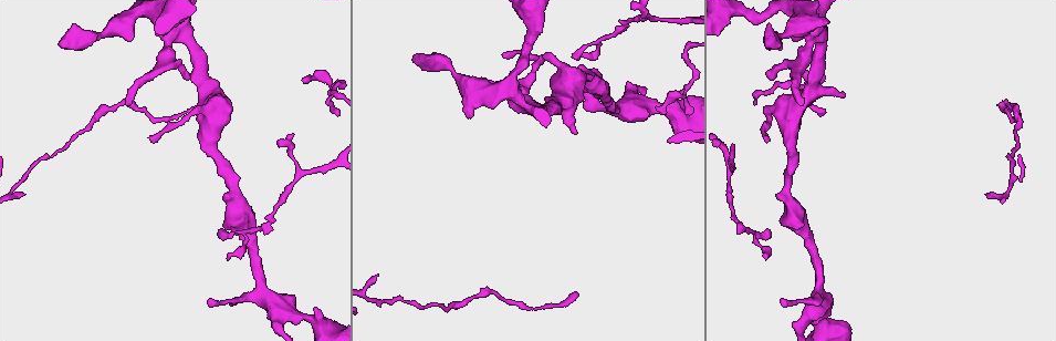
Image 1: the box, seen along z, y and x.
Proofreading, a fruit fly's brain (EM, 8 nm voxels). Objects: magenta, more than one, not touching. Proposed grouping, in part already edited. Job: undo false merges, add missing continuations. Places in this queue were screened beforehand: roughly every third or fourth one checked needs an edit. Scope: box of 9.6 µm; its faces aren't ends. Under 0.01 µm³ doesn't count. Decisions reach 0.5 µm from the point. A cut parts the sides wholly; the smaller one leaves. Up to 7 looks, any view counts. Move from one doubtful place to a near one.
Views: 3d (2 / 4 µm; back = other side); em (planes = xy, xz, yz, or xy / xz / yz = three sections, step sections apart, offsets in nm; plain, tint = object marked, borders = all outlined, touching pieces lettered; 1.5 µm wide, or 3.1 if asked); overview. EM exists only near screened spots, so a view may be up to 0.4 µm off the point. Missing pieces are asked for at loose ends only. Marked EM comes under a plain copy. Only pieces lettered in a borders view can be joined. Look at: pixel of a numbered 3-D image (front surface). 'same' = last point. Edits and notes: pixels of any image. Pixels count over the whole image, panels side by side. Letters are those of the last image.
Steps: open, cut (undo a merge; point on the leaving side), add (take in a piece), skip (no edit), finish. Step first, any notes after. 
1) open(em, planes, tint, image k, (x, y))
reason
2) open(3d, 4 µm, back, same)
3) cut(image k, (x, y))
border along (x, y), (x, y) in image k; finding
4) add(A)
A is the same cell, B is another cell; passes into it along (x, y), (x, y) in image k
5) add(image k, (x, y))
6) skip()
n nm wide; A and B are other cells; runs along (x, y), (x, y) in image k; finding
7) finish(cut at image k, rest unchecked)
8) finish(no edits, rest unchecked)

open(3d, 2 µm, image 1, (986, 196))
end of a long branch

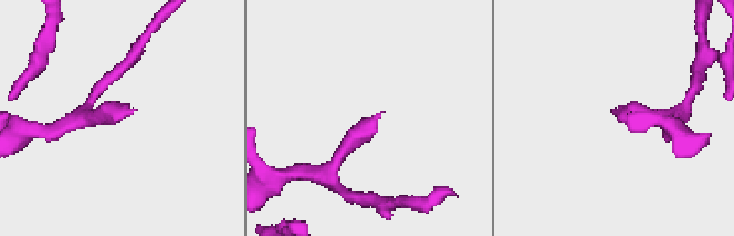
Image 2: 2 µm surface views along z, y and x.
open(em, xz, step 4, tint, image 2, (132, 110))
shape alone is not enough

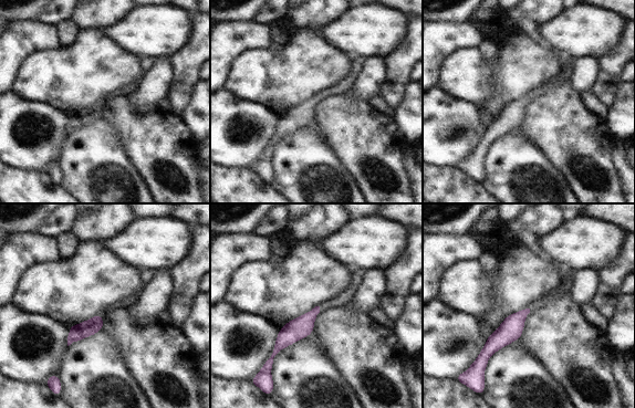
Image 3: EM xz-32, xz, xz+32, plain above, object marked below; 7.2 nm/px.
open(em, planes, borders, same)
cut it another way

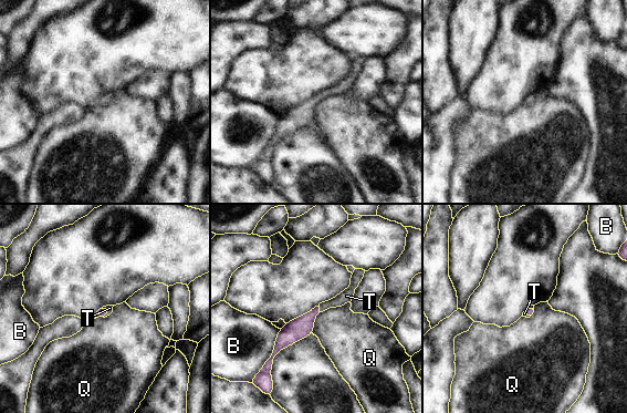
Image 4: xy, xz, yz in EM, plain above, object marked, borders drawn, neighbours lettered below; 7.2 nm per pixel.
add(T)
B touches over 300 nm; T is the same cell, B and Q are other cells; passes into it along (302, 327), (319, 309), (346, 296) in image 4; the cell continues

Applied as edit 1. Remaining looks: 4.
open(overview)

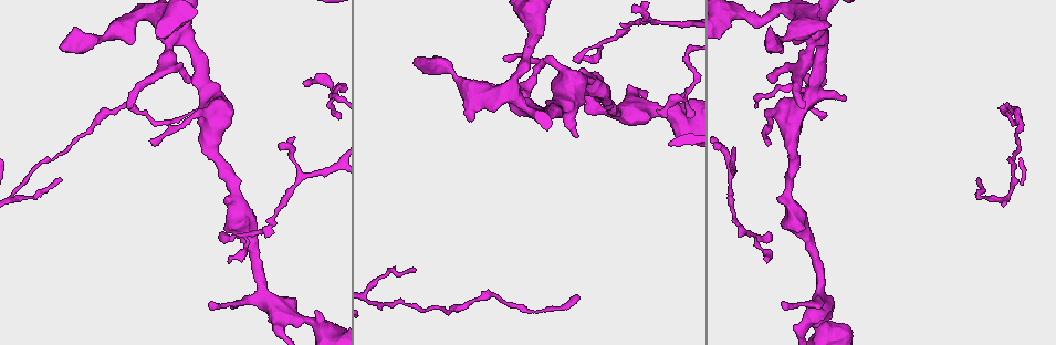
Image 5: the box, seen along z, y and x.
open(3d, 4 µm, image 5, (560, 308))
calibre changes

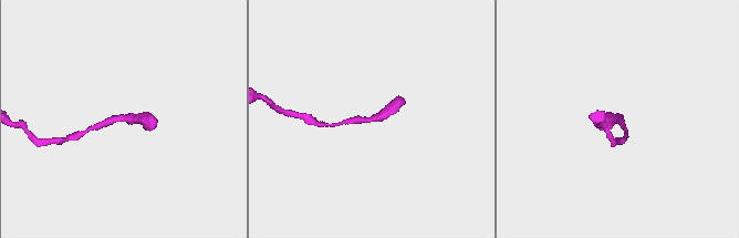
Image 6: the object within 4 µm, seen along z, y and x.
open(em, planes, borders, image 6, (621, 115))
need the tissue

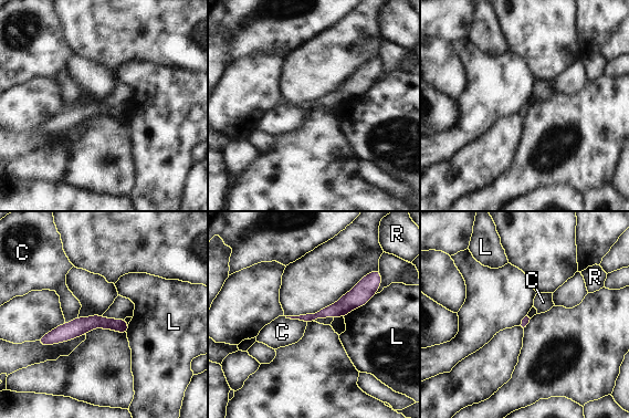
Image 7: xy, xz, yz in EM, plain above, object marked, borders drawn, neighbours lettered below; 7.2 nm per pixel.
skip()
C, L and R are other cells; runs along (125, 325), (90, 323), (41, 341) in image 7; one cell here

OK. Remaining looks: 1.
open(em, xy, step 8, borders, image 5, (781, 305))
an open end

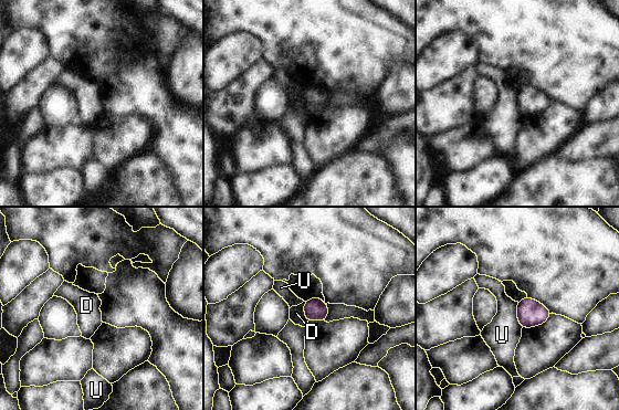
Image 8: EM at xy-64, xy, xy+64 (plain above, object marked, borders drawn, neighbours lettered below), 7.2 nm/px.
skip()
U touches over 200 nm; D and U are other cells; border along (304, 302), (304, 316), (307, 322) in image 8; no lettered piece goes on from it

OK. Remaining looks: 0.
finish(add at image 4, rest unchecked)

